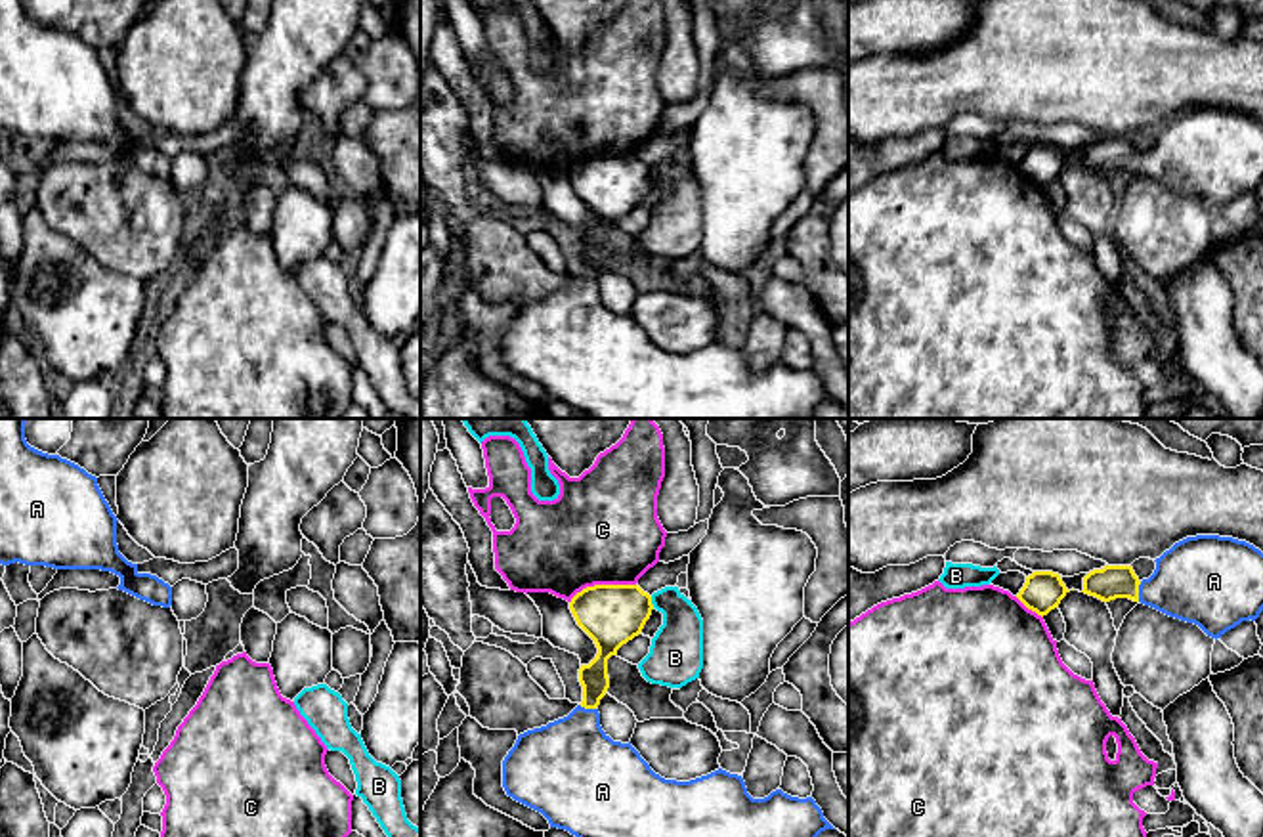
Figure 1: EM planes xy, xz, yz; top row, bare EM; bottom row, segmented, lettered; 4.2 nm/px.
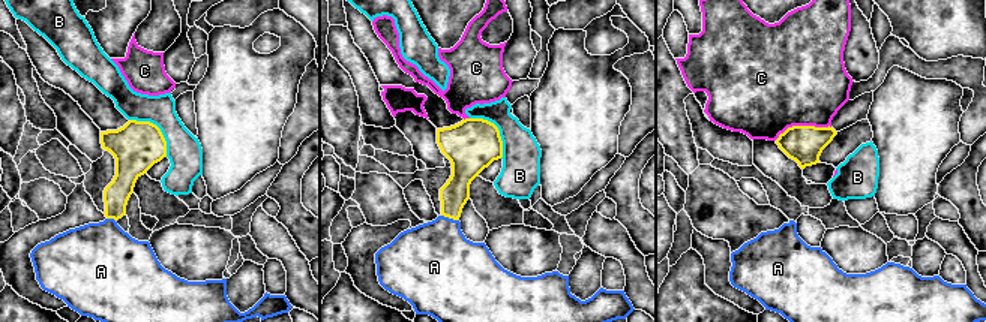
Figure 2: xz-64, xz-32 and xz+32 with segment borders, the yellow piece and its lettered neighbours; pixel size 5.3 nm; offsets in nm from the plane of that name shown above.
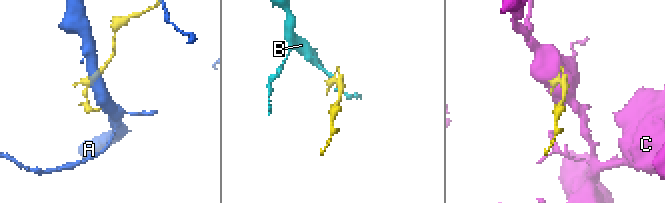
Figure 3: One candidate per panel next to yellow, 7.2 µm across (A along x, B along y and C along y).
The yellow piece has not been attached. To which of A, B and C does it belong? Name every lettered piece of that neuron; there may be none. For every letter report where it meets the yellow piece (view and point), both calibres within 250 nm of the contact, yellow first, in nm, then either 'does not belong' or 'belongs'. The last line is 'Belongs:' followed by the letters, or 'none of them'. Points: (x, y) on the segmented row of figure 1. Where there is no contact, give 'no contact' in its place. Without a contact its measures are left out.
A: meets yellow in yz at (1137, 591); 140 nm thick on the yellow side, 340 nm on the other; belongs
B: meets yellow in xz at (650, 602); 260 nm thick on the yellow side, 220 nm on the other; does not belong
C: meets yellow in xz at (600, 585); 260 nm thick on the yellow side, 460 nm on the other; does not belong
Belongs: A

